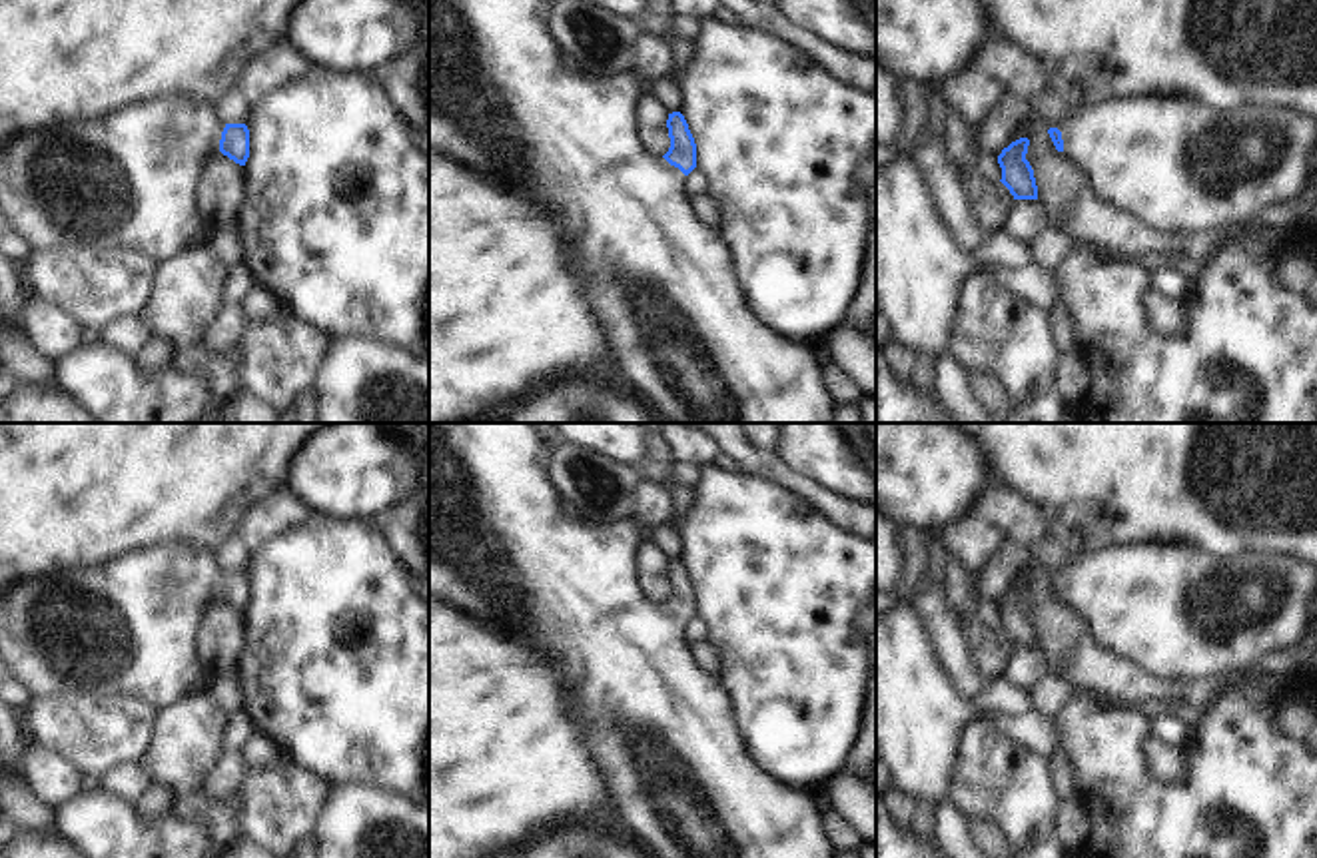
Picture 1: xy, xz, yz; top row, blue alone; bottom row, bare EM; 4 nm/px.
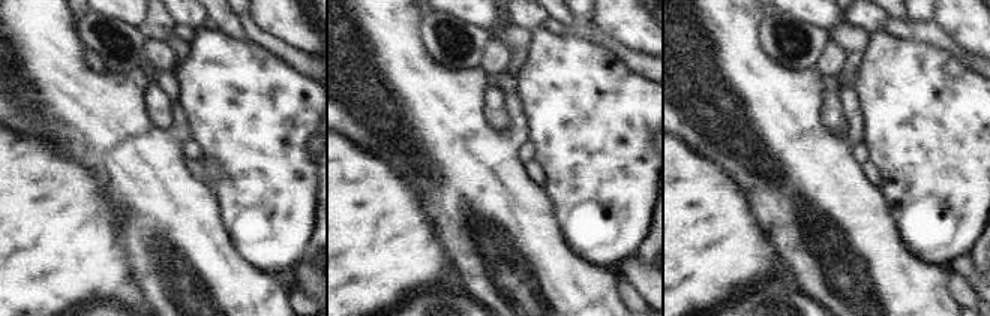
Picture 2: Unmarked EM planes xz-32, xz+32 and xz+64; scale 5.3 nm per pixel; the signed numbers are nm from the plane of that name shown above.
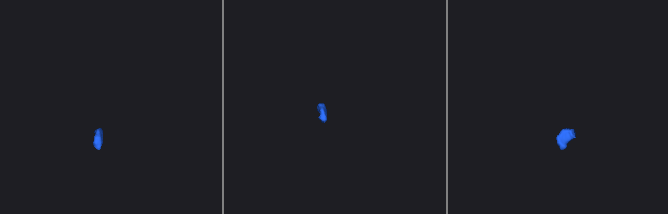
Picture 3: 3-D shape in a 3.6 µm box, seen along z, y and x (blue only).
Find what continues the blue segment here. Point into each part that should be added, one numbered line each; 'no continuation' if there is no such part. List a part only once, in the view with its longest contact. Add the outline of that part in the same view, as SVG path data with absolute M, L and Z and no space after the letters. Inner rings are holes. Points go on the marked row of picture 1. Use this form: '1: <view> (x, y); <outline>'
1: xy (128, 180); M188 96L154 98L122 112L56 124L44 132L28 132L10 142L0 156L0 202L12 225L36 251L112 245L146 251L166 263L210 235L198 210L198 186L210 156L221 154L225 124L216 106Z

